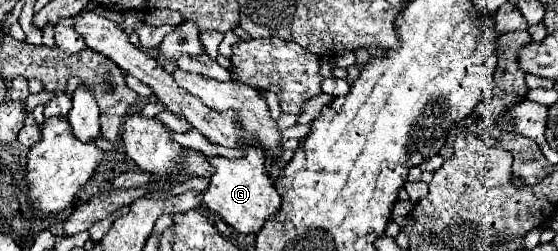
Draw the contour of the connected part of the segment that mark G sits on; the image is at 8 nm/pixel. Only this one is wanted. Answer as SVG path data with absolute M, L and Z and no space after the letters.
M241 144L239 148L245 150L245 156L239 160L227 160L223 156L209 158L209 162L217 168L217 172L211 176L211 182L209 182L207 192L203 194L203 200L213 214L223 218L237 232L257 234L267 222L267 218L279 212L281 196L277 196L273 182L265 174L263 150L249 144Z

